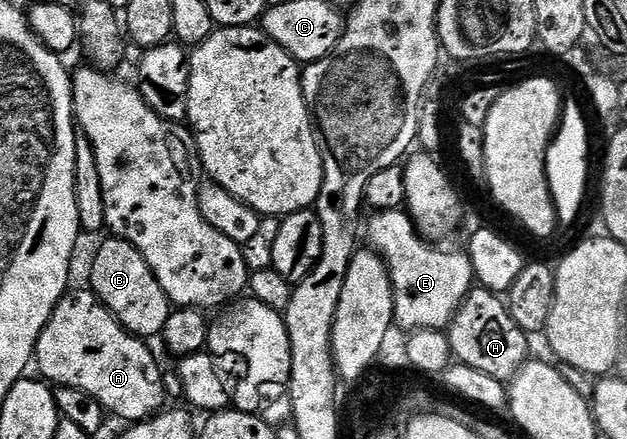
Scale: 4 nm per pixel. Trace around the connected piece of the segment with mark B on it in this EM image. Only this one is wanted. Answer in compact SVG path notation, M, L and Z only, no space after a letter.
M110 236L108 240L98 247L97 254L93 257L93 266L89 269L88 284L92 293L134 337L160 338L171 314L168 295L163 291L163 287L159 287L159 279L155 279L151 267L147 267L147 259L143 259L135 246L115 236Z

